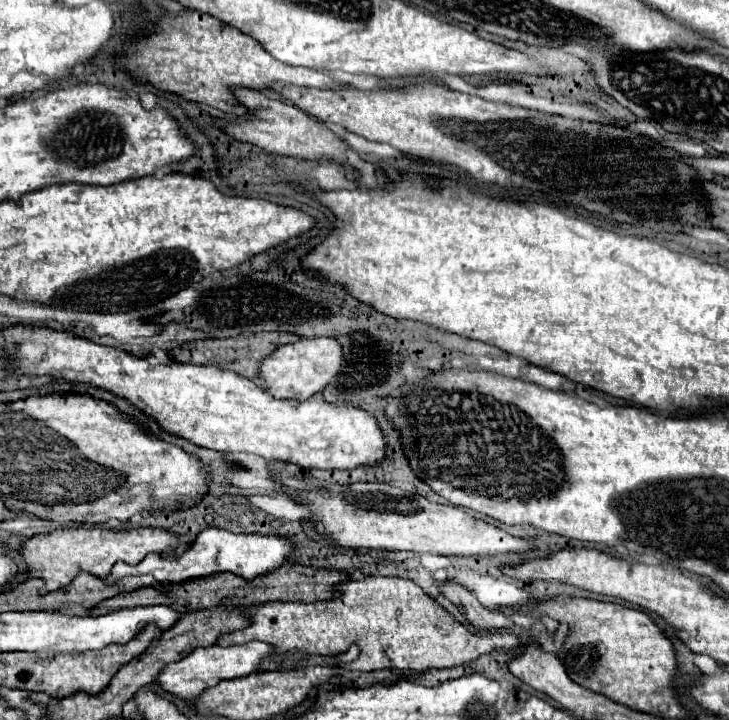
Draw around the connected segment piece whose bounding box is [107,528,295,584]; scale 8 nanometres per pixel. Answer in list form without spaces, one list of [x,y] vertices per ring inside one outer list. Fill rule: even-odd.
[[[205,528],[199,532],[195,542],[191,542],[189,550],[183,552],[181,556],[173,556],[171,552],[163,556],[149,554],[145,556],[139,564],[129,566],[129,564],[117,564],[113,566],[111,574],[107,576],[107,582],[115,582],[123,576],[141,576],[141,574],[151,574],[157,582],[187,582],[203,576],[211,576],[217,572],[231,572],[243,578],[255,578],[261,574],[269,574],[283,566],[287,556],[293,552],[295,540],[289,536],[277,536],[277,534],[233,534],[229,530],[219,530],[219,528]]]

